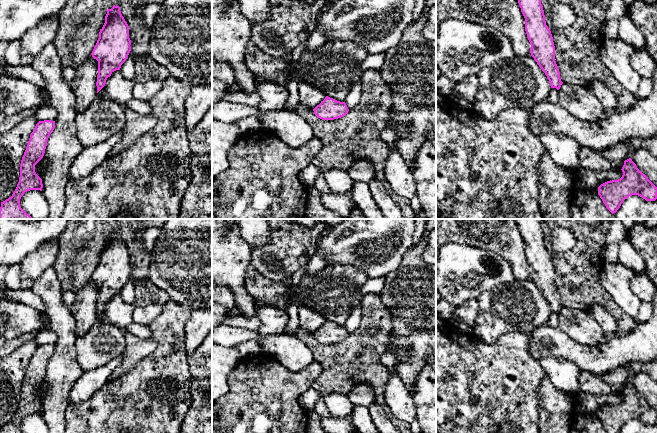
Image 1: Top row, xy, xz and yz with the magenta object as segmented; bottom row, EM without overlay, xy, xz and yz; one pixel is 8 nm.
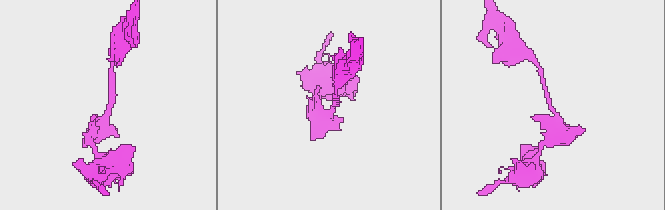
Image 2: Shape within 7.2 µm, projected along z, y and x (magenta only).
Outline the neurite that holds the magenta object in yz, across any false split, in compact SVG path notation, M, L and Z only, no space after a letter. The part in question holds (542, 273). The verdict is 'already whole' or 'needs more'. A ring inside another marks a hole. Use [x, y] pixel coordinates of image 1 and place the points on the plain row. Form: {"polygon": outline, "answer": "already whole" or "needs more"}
{"polygon": "M515 219L525 242L525 255L530 266L531 280L547 300L551 312L560 313L563 306L555 285L555 270L546 249L539 219Z", "answer": "already whole"}

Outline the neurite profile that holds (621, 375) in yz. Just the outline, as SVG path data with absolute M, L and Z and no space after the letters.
M625 366L601 373L601 376L605 381L611 383L620 383L625 385L631 382L630 371Z

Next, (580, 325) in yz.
M563 307L558 321L563 332L582 344L598 345L608 338L589 311Z

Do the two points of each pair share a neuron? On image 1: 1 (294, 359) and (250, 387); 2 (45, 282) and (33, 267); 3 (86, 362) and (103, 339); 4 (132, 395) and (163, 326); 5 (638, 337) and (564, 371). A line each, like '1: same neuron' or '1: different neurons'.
1: different neurons
2: different neurons
3: same neuron
4: same neuron
5: different neurons

